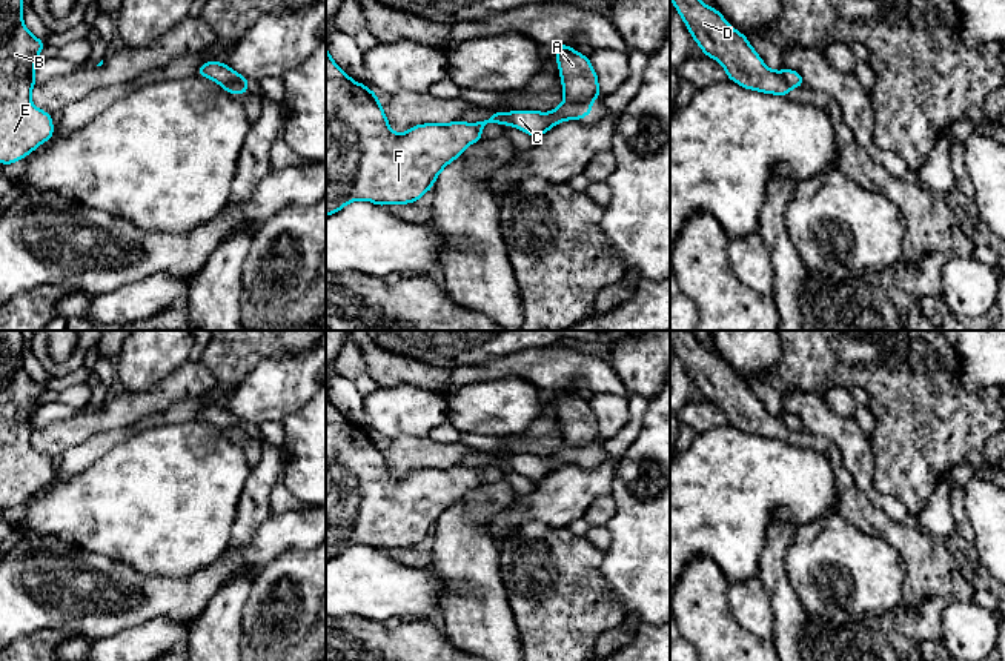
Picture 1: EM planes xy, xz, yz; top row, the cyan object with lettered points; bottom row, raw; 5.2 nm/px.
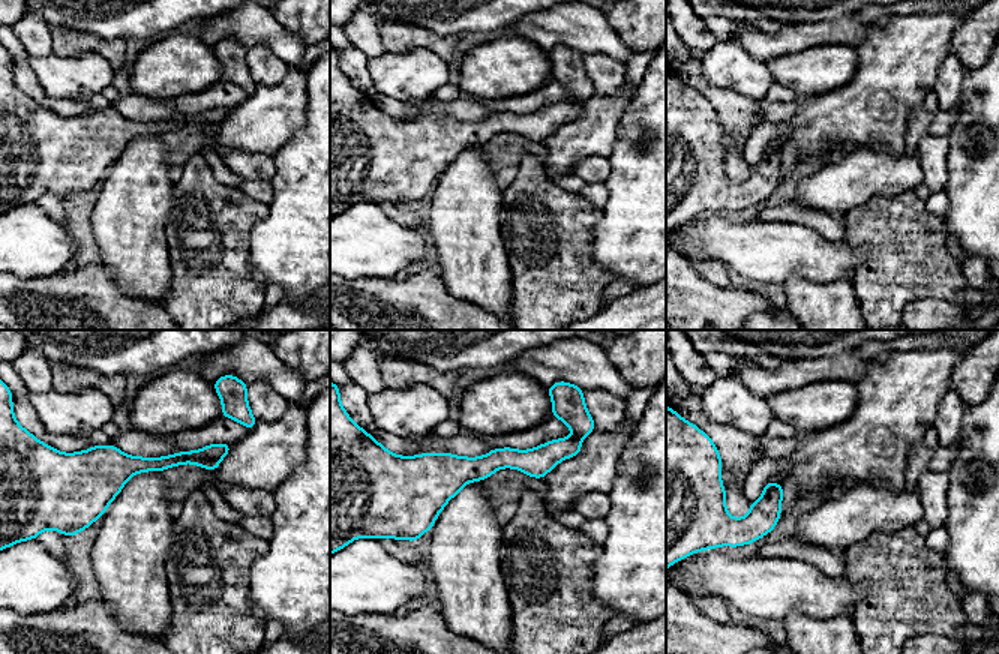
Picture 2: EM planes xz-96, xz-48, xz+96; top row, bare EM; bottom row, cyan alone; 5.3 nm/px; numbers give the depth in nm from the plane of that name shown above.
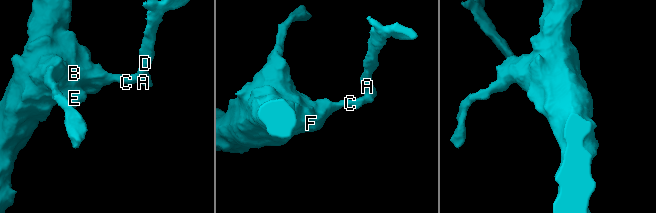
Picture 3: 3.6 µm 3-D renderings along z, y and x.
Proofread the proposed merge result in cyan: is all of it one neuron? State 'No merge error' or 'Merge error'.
Merge error

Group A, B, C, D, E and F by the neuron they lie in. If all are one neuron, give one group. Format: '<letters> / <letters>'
A D / B C E F

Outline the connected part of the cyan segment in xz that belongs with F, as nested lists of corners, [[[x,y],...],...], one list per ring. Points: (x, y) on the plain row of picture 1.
[[[326,392],[326,561],[341,555],[355,544],[383,549],[416,547],[429,533],[433,532],[435,523],[455,503],[461,501],[464,493],[481,484],[481,475],[487,467],[510,469],[538,483],[556,467],[566,464],[579,464],[592,457],[592,446],[572,447],[562,446],[552,457],[513,455],[492,457],[492,461],[478,467],[452,466],[447,469],[426,467],[416,469],[404,478],[395,478],[387,466],[381,447],[375,437],[366,429],[353,426],[330,401]]]

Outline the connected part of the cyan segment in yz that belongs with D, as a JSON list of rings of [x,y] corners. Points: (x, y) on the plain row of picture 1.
[[[670,330],[670,344],[702,397],[722,409],[728,424],[745,433],[787,441],[790,429],[782,415],[771,415],[715,352],[704,349],[692,330]]]

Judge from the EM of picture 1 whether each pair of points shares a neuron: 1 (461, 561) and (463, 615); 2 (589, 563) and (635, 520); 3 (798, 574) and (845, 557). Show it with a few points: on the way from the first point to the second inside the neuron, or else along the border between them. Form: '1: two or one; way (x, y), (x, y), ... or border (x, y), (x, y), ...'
1: one; way (478, 578), (487, 594), (487, 603), (480, 611)
2: two; border (603, 554), (600, 574), (609, 589)
3: one; way (810, 567), (819, 560), (833, 558)

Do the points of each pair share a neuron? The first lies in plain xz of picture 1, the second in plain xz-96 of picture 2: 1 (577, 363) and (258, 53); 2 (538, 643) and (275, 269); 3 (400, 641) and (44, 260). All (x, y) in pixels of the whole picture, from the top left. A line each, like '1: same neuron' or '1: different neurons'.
1: different neurons
2: different neurons
3: different neurons

